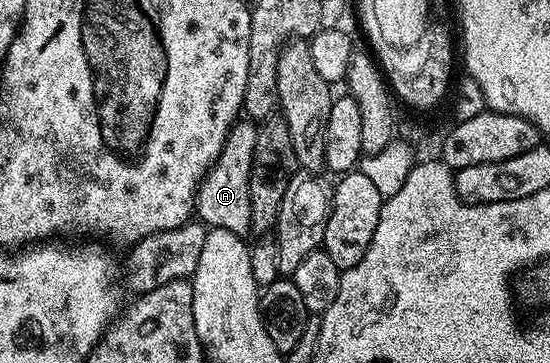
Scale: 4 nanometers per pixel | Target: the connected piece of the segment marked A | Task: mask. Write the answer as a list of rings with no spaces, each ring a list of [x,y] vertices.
[[[237,120],[232,125],[232,131],[226,136],[226,144],[218,156],[218,160],[210,169],[208,175],[200,182],[196,190],[196,204],[194,214],[205,227],[217,230],[226,228],[226,232],[244,236],[252,229],[250,224],[250,164],[254,164],[254,144],[256,143],[257,123],[252,120]]]

